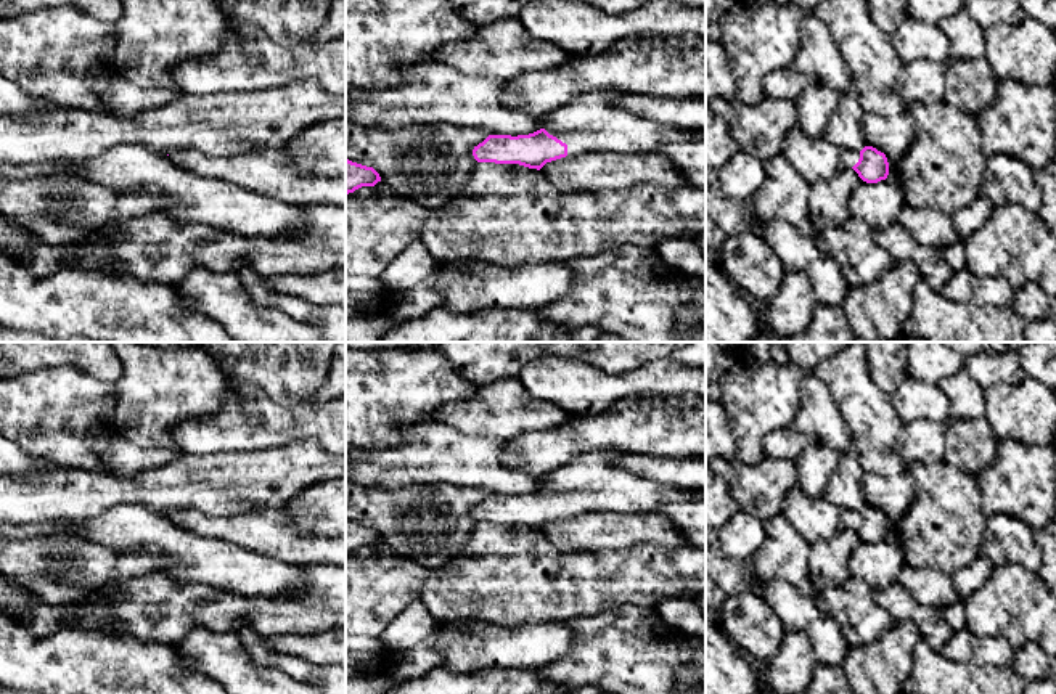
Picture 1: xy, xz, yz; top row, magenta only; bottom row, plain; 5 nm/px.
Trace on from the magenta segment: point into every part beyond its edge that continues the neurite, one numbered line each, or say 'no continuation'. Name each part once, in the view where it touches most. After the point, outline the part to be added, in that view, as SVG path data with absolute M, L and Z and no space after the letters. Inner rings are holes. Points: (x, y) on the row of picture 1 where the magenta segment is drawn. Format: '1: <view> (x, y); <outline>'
1: xz (595, 121); M617 88L593 90L574 98L571 103L543 117L543 129L567 145L567 156L588 151L657 153L664 143L677 143L686 138L691 129L659 124L625 111L619 104L624 92Z

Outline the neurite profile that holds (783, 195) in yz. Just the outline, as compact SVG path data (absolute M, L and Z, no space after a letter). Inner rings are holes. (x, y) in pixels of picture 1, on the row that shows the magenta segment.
M778 154L763 161L765 178L762 185L746 199L751 206L755 225L760 227L772 220L784 220L800 230L805 236L817 238L808 210L808 182Z

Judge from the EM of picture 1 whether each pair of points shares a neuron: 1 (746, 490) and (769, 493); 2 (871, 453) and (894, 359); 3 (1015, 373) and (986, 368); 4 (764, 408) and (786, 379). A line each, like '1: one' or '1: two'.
1: one
2: two
3: one
4: one

